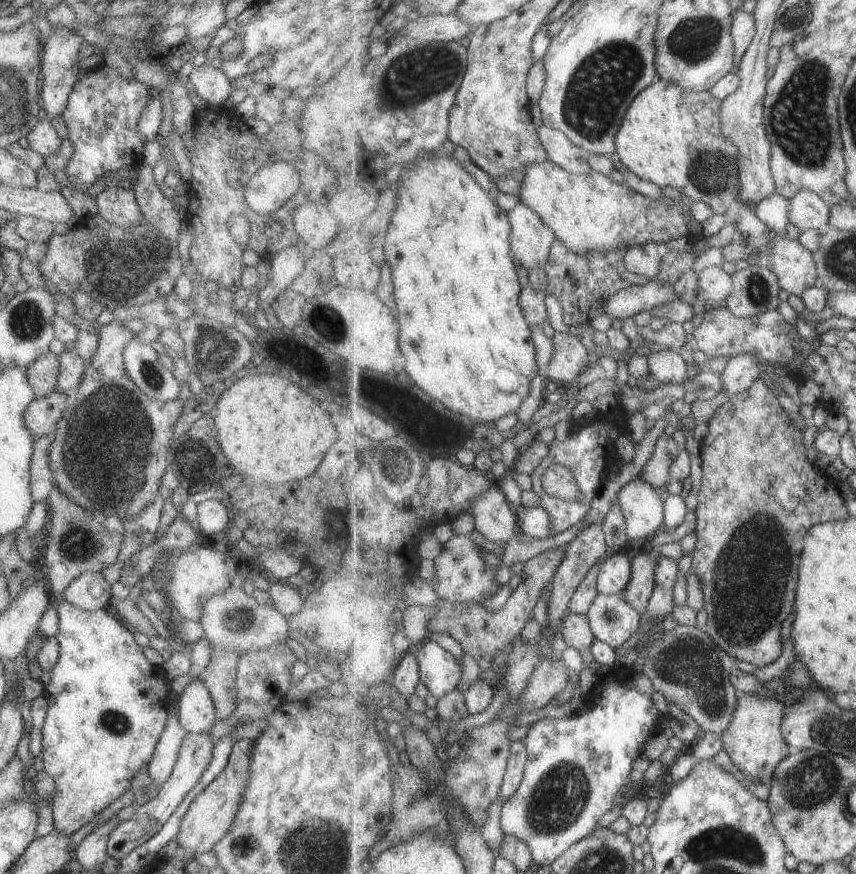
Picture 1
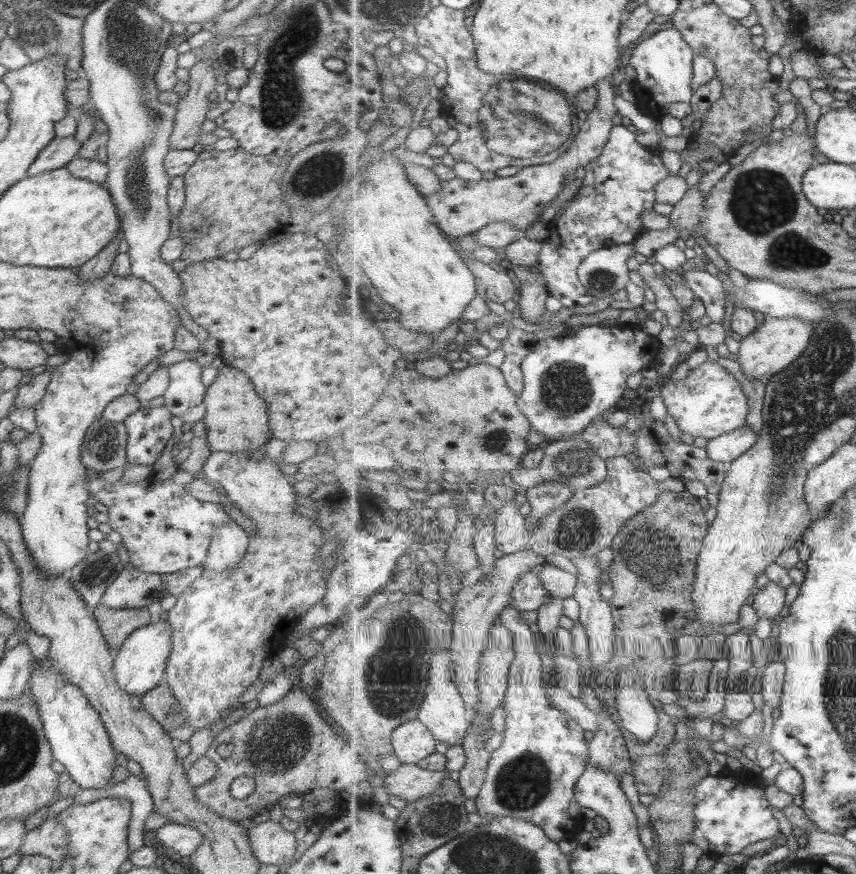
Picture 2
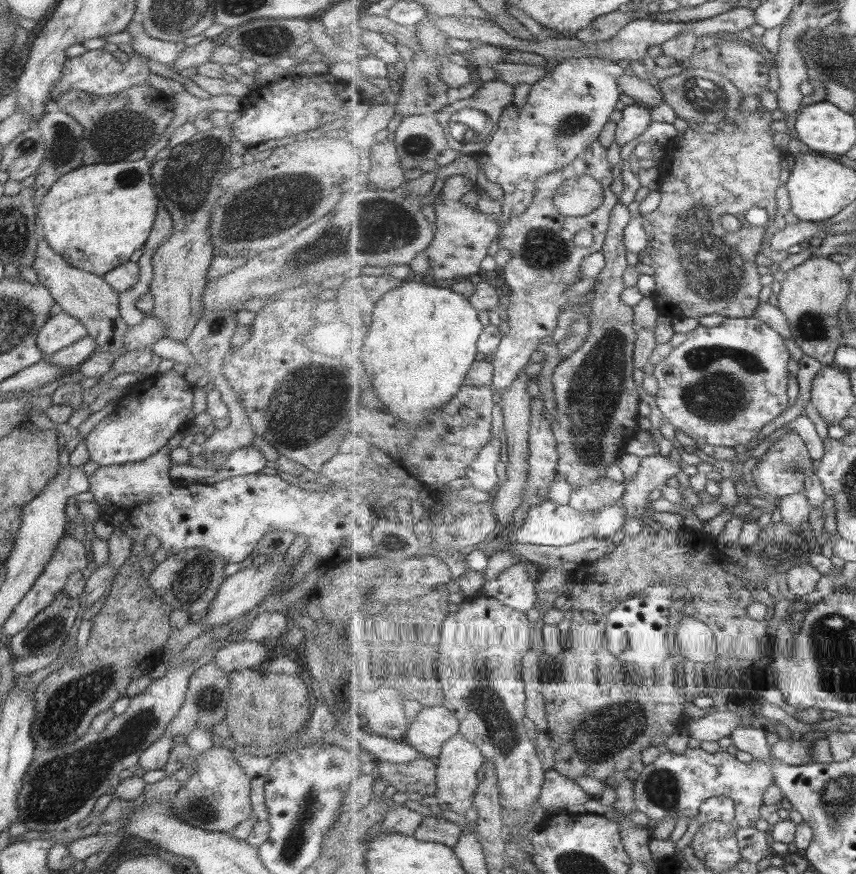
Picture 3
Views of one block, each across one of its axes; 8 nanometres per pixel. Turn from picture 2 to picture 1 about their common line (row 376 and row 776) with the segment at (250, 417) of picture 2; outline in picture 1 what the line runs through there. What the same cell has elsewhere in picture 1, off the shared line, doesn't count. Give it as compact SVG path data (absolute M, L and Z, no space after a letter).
M253 739L237 740L231 747L227 763L221 772L190 802L175 836L176 842L186 851L193 855L211 851L213 845L227 834L238 806L242 803L253 747Z

